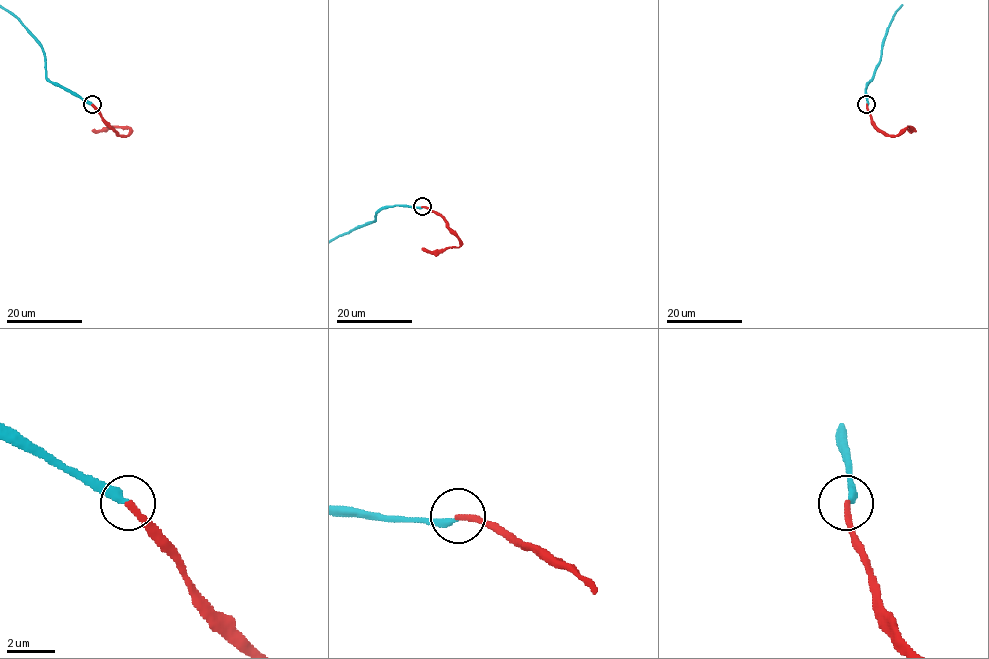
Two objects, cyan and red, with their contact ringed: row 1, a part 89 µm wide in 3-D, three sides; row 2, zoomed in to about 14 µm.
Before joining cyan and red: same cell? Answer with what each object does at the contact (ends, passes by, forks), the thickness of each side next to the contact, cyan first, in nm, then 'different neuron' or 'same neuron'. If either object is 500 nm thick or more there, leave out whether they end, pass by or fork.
cyan ends there; red ends there; 360 nm thick on the cyan side, 260 nm on the other; different neuron

